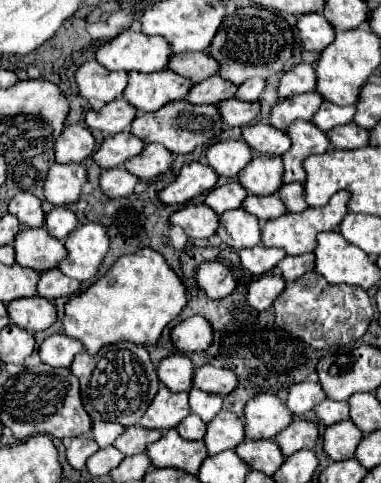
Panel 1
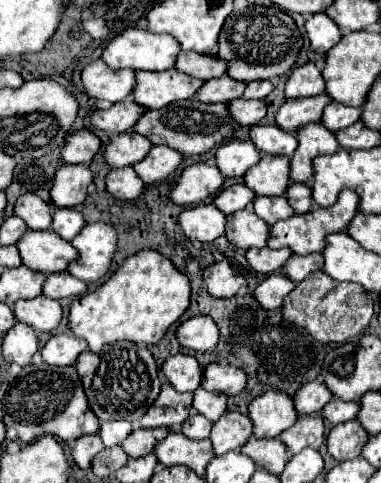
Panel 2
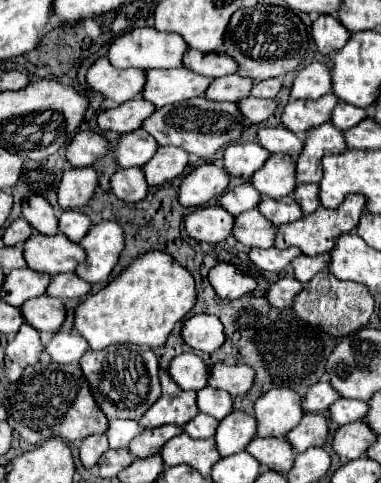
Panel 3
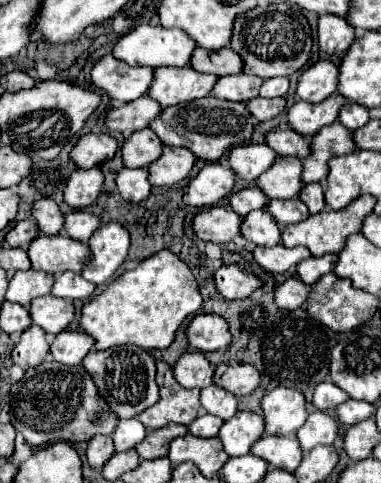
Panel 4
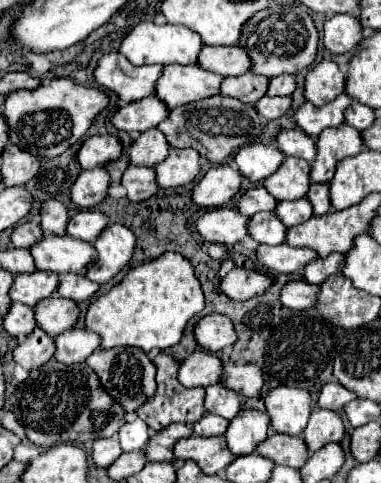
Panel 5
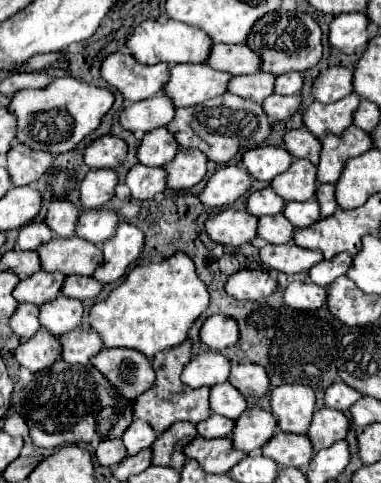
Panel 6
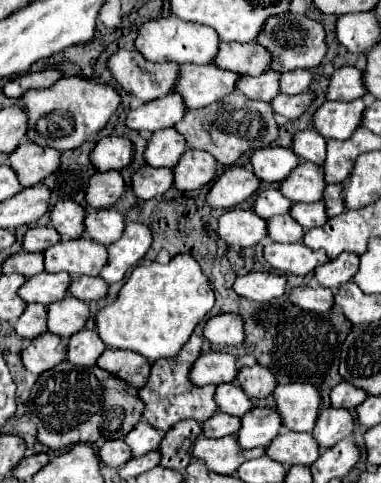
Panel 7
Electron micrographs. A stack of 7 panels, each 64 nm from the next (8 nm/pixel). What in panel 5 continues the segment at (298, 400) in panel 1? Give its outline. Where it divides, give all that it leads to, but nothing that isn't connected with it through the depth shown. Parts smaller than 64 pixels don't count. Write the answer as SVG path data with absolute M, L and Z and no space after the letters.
M328 382L328 384L324 384L324 388L320 392L318 406L334 410L334 412L342 412L344 404L348 404L354 398L356 398L356 394L346 390L340 382Z

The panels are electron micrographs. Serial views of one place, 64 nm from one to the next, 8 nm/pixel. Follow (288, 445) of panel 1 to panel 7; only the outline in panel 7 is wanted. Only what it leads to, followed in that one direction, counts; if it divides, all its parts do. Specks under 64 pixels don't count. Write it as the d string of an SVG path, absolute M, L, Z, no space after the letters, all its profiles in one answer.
M326 408L320 412L314 426L314 438L320 448L332 448L342 438L350 438L354 430L354 418L346 408Z

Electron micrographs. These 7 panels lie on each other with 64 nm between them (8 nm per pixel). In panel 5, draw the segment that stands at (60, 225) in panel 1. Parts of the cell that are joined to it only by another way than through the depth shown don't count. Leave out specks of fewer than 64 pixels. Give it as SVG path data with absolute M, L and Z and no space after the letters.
M78 210L68 224L68 234L84 242L94 242L108 228L108 224L108 216L100 210Z

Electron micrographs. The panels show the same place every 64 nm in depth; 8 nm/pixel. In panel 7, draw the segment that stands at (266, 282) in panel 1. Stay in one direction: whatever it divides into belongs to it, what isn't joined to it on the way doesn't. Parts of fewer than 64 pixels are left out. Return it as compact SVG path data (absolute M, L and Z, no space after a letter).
M324 286L294 288L290 300L310 312L330 312L334 306L334 292Z

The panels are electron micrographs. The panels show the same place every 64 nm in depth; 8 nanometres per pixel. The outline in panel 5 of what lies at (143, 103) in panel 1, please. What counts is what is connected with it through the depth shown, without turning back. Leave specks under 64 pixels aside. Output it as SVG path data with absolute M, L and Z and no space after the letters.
M198 64L194 66L166 66L158 86L156 86L156 96L166 102L168 108L176 108L182 104L198 102L208 96L220 94L220 84L224 76L212 74Z

